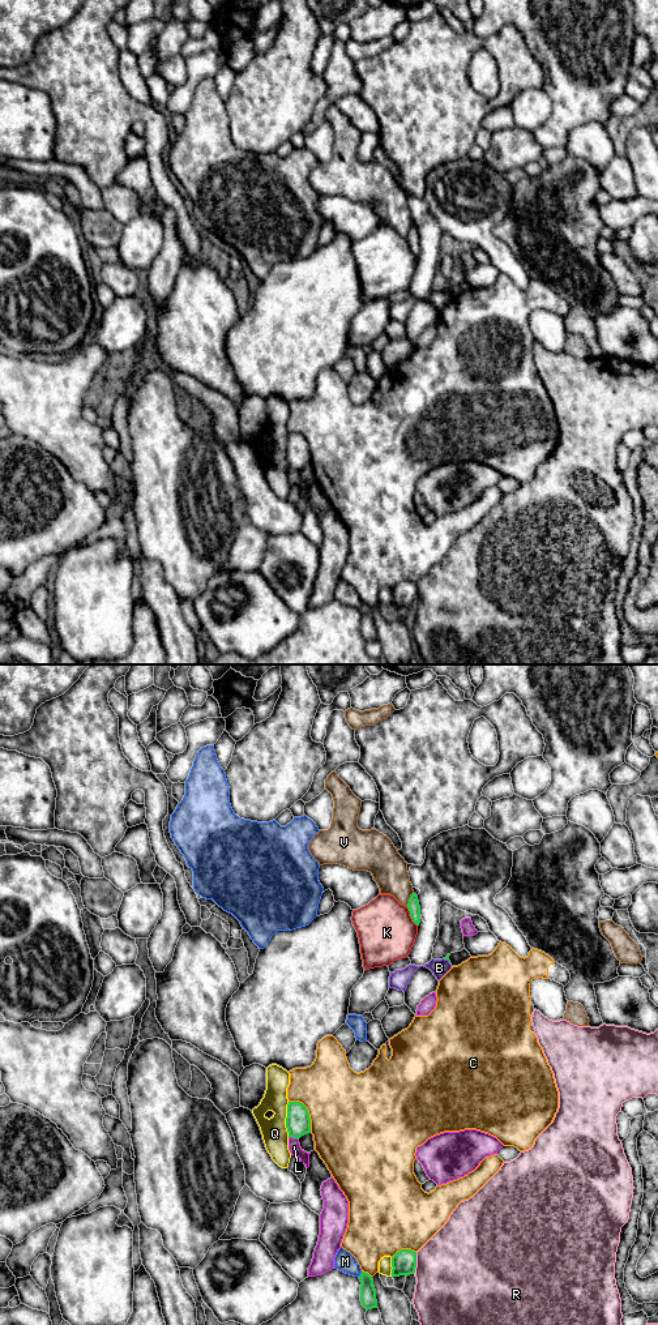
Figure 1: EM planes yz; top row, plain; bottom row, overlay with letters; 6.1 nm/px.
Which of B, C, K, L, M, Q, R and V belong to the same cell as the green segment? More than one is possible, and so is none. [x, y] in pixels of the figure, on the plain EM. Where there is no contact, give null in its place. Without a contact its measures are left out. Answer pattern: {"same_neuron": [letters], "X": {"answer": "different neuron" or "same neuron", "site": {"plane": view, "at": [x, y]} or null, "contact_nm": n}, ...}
{"same_neuron": [], "B": {"answer": "different neuron", "site": {"plane": "yz", "at": [448, 291]}, "contact_nm": 70}, "C": {"answer": "different neuron", "site": {"plane": "yz", "at": [307, 443]}, "contact_nm": 240}, "K": {"answer": "different neuron", "site": {"plane": "yz", "at": [410, 247]}, "contact_nm": 140}, "L": {"answer": "different neuron", "site": {"plane": "yz", "at": [294, 469]}, "contact_nm": 70}, "M": {"answer": "different neuron", "site": {"plane": "yz", "at": [360, 606]}, "contact_nm": 40}, "Q": {"answer": "different neuron", "site": {"plane": "yz", "at": [286, 451]}, "contact_nm": 220}, "R": {"answer": "different neuron", "site": {"plane": "yz", "at": [415, 594]}, "contact_nm": 130}, "V": {"answer": "different neuron", "site": {"plane": "yz", "at": [409, 231]}, "contact_nm": 100}}

